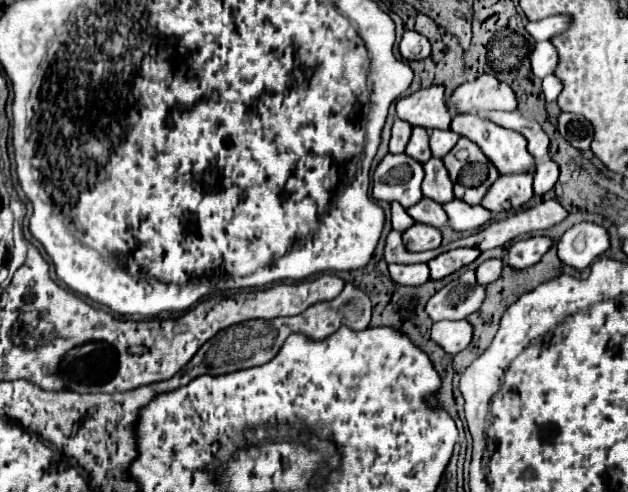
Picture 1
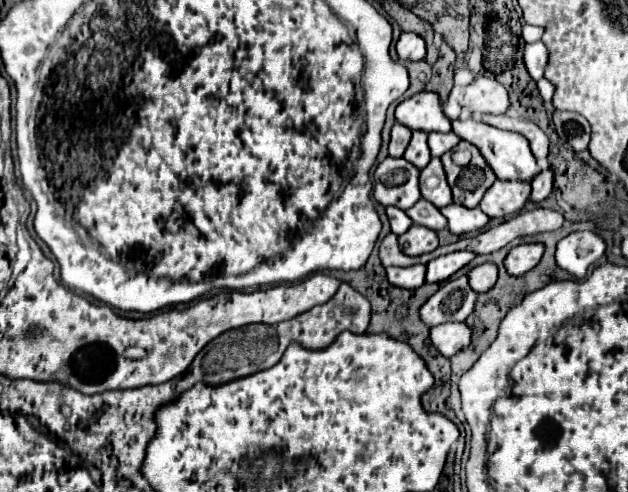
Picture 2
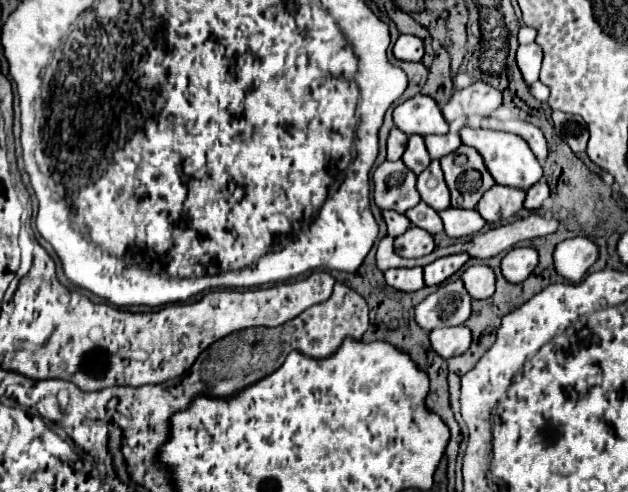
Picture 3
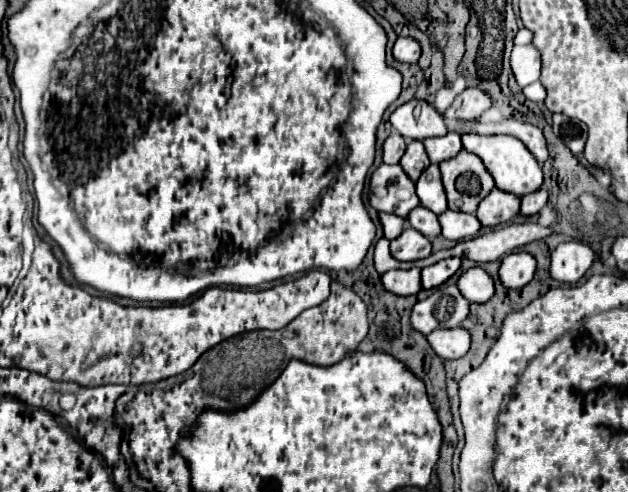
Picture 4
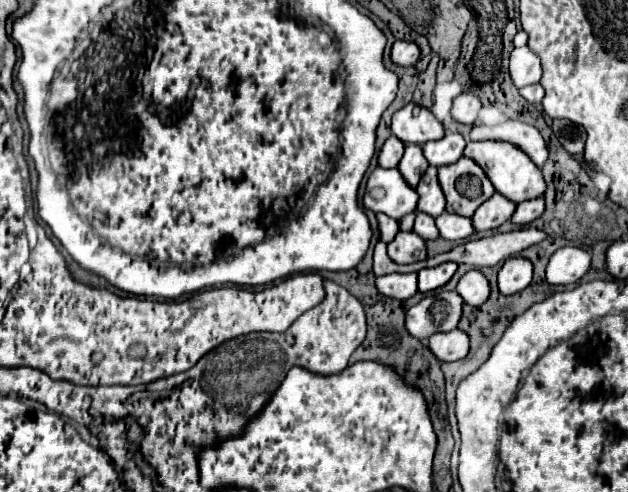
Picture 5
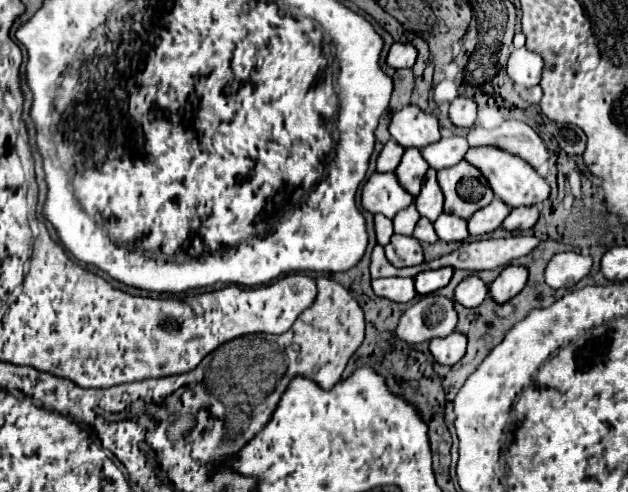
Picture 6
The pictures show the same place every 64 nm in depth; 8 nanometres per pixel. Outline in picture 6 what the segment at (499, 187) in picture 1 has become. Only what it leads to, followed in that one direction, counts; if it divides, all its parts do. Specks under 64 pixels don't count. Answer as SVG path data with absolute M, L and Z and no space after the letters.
M494 198L488 206L480 208L480 210L468 220L468 232L470 232L472 236L494 232L496 228L502 226L504 218L506 218L510 212L512 212L510 206L506 206L500 198Z

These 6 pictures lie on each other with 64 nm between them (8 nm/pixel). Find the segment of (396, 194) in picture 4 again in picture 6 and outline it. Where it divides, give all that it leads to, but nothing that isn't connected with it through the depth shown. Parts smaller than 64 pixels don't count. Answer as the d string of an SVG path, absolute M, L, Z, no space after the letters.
M374 172L374 174L368 178L368 182L364 184L364 188L362 188L362 208L368 210L368 212L372 212L372 214L380 212L380 214L384 214L386 218L394 218L396 212L408 208L412 202L414 202L414 196L408 194L408 192L400 186L400 182L396 180L396 174L394 174L394 172L384 172L384 174L382 174L382 172Z

